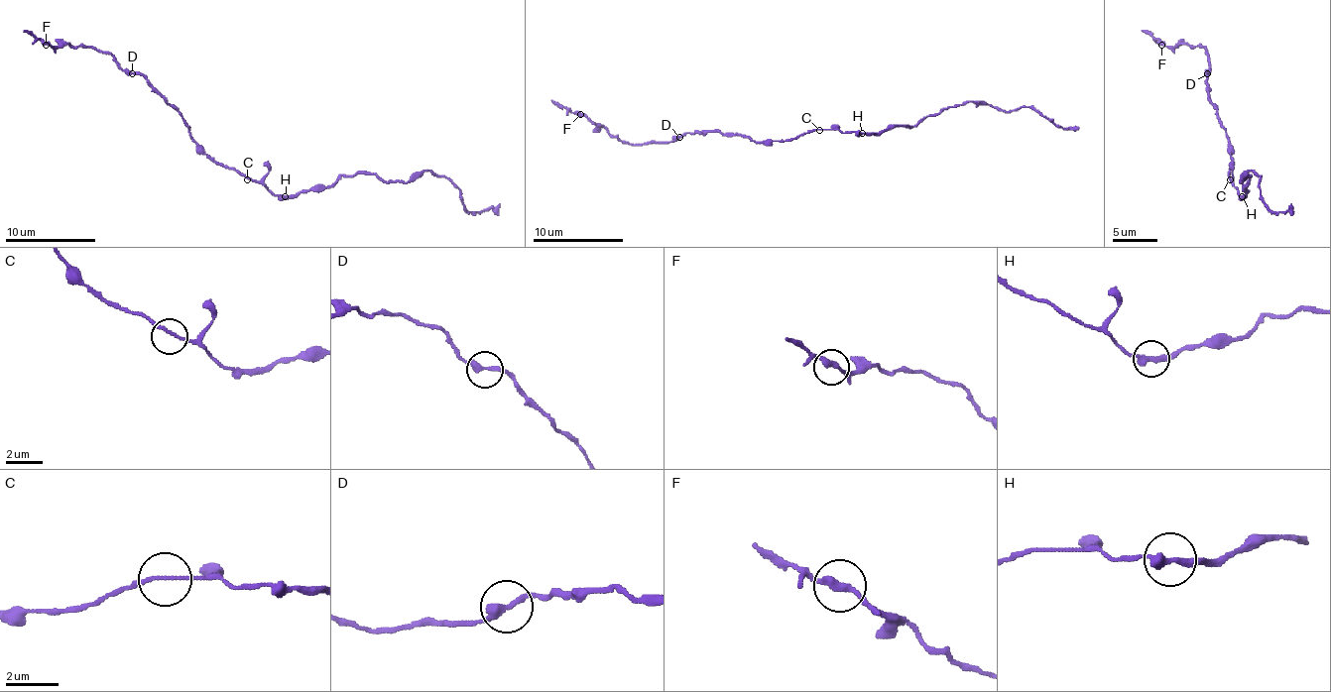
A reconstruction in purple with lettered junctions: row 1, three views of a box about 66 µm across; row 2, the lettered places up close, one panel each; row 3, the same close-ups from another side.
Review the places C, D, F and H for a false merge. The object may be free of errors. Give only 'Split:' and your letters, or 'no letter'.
Split: no letter

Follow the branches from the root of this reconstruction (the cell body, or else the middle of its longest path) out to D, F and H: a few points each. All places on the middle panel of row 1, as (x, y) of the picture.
D: (818, 130), (808, 130), (784, 141), (752, 141), (740, 134), (719, 132), (686, 132), (679, 137)
F: (818, 130), (784, 141), (686, 132), (669, 141), (623, 144), (602, 125), (580, 114)
H: (818, 130), (863, 132)

